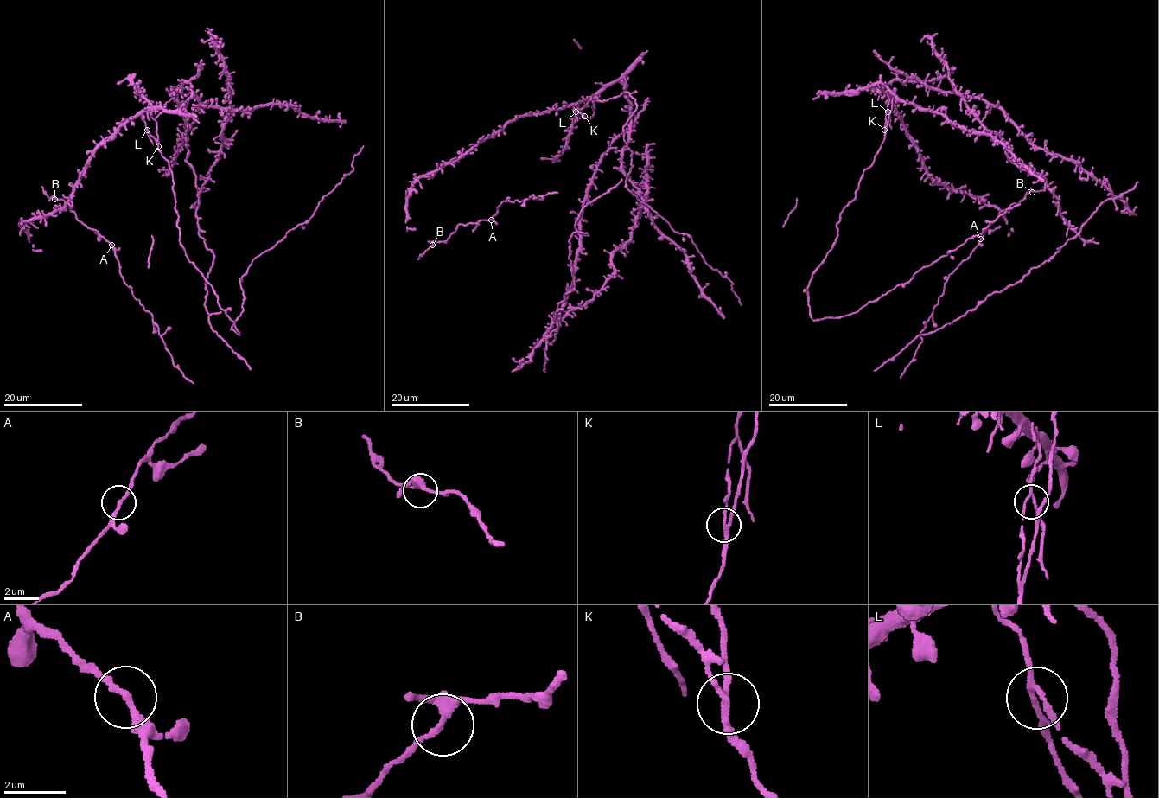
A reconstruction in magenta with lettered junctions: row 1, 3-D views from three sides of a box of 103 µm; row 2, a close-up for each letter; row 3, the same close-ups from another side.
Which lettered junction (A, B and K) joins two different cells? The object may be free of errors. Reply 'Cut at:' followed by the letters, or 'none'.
Cut at: K

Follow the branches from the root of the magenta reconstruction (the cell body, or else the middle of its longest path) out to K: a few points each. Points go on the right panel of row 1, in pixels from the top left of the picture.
K: (871, 85), (852, 91), (873, 86), (888, 93), (885, 129)

